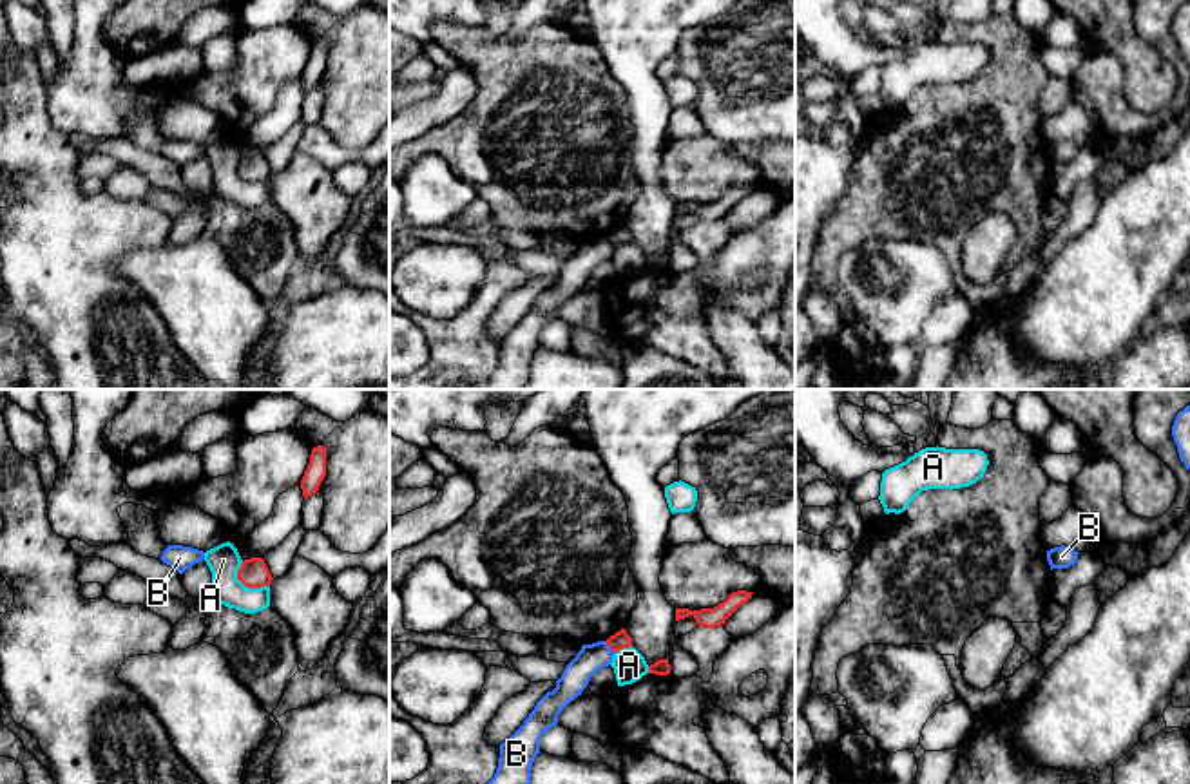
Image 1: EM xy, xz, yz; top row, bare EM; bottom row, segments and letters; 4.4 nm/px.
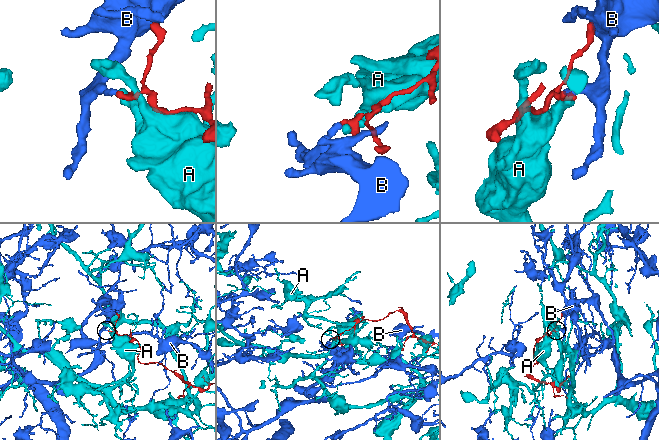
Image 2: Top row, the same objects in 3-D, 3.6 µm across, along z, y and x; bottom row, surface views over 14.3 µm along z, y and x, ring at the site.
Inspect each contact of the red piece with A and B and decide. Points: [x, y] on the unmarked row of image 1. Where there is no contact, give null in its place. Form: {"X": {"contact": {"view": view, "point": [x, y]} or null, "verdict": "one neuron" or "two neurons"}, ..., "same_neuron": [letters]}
{"A": {"contact": {"view": "xy", "point": [247, 180]}, "verdict": "two neurons"}, "B": {"contact": {"view": "xz", "point": [609, 239]}, "verdict": "two neurons"}, "same_neuron": []}

